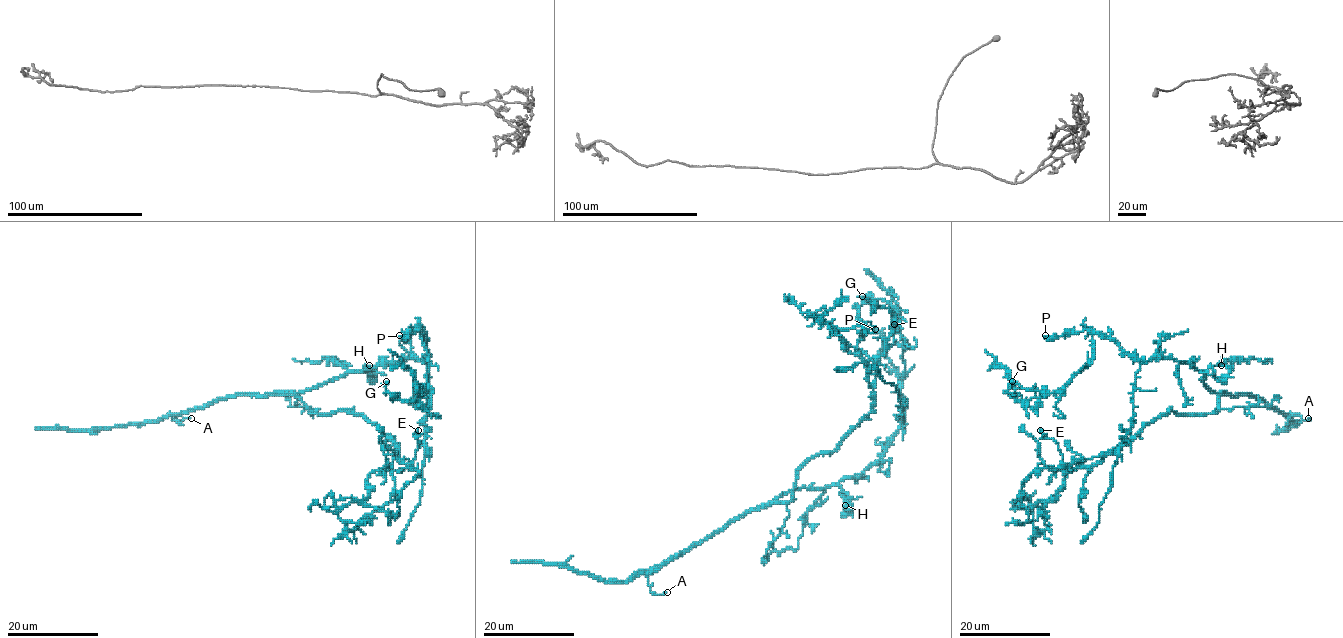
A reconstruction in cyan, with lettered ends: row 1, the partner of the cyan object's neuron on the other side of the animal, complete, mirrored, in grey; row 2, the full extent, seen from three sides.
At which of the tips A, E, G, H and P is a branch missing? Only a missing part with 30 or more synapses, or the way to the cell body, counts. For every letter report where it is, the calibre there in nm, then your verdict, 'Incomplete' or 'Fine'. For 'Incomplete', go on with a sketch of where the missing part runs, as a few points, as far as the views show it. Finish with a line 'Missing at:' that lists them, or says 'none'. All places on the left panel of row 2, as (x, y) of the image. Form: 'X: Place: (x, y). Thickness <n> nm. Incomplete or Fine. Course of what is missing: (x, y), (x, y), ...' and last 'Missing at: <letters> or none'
A: Place: (191, 418). Thickness 140 nm. Fine
E: Place: (418, 430). Thickness 140 nm. Fine
G: Place: (386, 381). Thickness 180 nm. Fine
H: Place: (369, 365). Thickness 140 nm. Fine
P: Place: (399, 335). Thickness 150 nm. Fine
Missing at: none

